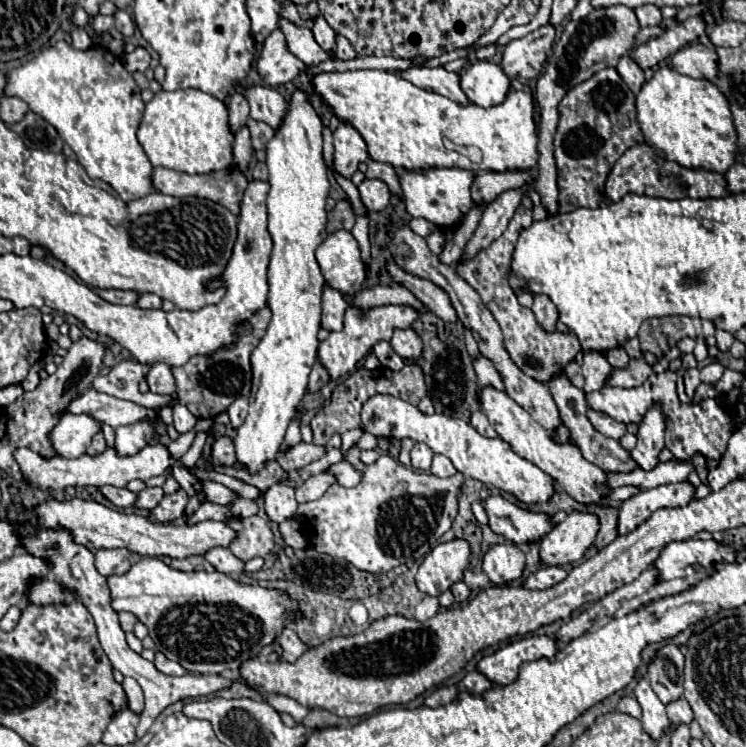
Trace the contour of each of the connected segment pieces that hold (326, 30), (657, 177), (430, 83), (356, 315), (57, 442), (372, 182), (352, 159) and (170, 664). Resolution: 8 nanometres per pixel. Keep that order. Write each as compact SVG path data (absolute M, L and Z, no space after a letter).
M322 15L314 17L312 21L314 21L312 33L314 33L314 37L316 37L318 45L320 45L322 49L326 49L326 51L330 51L330 53L332 53L332 51L334 51L334 39L336 39L334 29L326 23L326 19L324 19Z
M646 143L642 145L634 145L630 147L612 167L610 175L608 175L608 181L605 183L604 200L600 205L604 203L618 203L618 199L622 199L626 193L638 193L638 195L650 195L650 197L664 197L664 199L684 199L684 197L690 197L690 199L706 199L706 197L726 197L730 195L728 193L728 183L724 179L724 175L720 173L712 173L712 171L692 171L692 169L686 169L678 163L672 163L672 161L666 161L662 159L660 155L654 153L654 149Z
M412 67L408 71L402 71L400 77L408 79L410 83L426 89L426 91L434 91L440 93L448 99L452 99L458 105L468 105L468 97L460 87L460 75L458 73L450 73L444 67L436 67L436 69L426 69L426 67Z
M384 305L384 307L372 307L372 309L348 307L346 315L344 315L344 329L332 331L328 335L328 339L320 343L318 359L328 369L330 377L338 379L338 377L354 371L358 361L362 361L378 341L390 341L392 333L396 329L410 327L412 321L418 319L418 315L420 315L420 311L416 311L412 307L402 307L402 305Z
M64 415L50 431L50 443L60 457L72 459L86 453L92 435L100 431L100 423L88 415Z
M364 179L358 185L358 191L360 191L360 197L368 211L382 211L388 205L390 191L388 191L386 183L382 183L378 179Z
M340 123L334 131L334 171L350 179L358 171L358 165L366 159L368 151L360 133L348 123Z
M156 653L154 665L156 665L162 673L166 673L166 675L184 675L184 673L186 673L186 669L184 669L182 665L178 665L178 663L174 663L174 661L168 661L162 653Z

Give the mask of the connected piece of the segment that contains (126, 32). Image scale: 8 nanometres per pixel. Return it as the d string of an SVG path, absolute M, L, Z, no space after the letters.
M116 11L114 13L114 25L124 37L130 37L134 33L134 21L126 11Z

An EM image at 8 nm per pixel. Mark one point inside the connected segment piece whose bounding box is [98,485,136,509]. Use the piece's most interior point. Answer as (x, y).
(123, 498)

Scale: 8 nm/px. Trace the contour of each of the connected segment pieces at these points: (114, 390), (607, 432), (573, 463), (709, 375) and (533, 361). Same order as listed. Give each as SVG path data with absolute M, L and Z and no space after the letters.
M124 359L118 363L108 375L98 375L92 383L96 391L102 391L106 395L132 401L142 407L158 407L162 403L176 403L174 397L162 397L162 395L142 395L138 391L140 379L144 379L150 371L150 363L140 363L138 359Z
M588 409L588 419L590 419L590 423L594 425L594 429L600 431L604 437L620 439L620 437L626 433L626 425L614 421L614 419L608 417L606 413L600 413L600 411L594 411L594 409Z
M486 387L480 391L480 409L488 415L492 427L496 429L498 437L504 439L514 453L518 453L520 457L532 461L534 465L538 465L544 473L548 473L556 485L566 491L572 499L580 501L580 503L596 503L600 499L600 495L606 495L610 489L604 485L606 475L600 467L592 465L590 461L586 461L578 449L578 445L574 443L566 443L566 445L558 445L550 439L550 433L546 429L542 429L542 425L538 425L522 407L518 407L518 403L514 403L514 399L510 399L506 393L502 391L494 391L492 387Z
M708 363L706 367L700 369L700 379L702 383L716 383L724 373L724 365L720 363Z
M524 207L516 209L516 215L512 217L508 229L502 233L500 239L494 239L490 243L490 247L480 249L472 259L462 259L456 265L456 271L462 279L466 279L482 297L484 305L492 311L494 319L498 321L502 335L504 335L504 347L510 355L510 359L516 363L516 367L532 377L538 383L548 383L550 379L558 377L568 363L574 361L576 353L588 353L582 349L578 337L574 335L574 331L544 331L540 327L540 323L536 321L532 309L526 309L518 303L514 289L510 287L508 275L510 275L510 263L512 263L512 253L518 241L518 235L522 229L532 225L532 213Z

